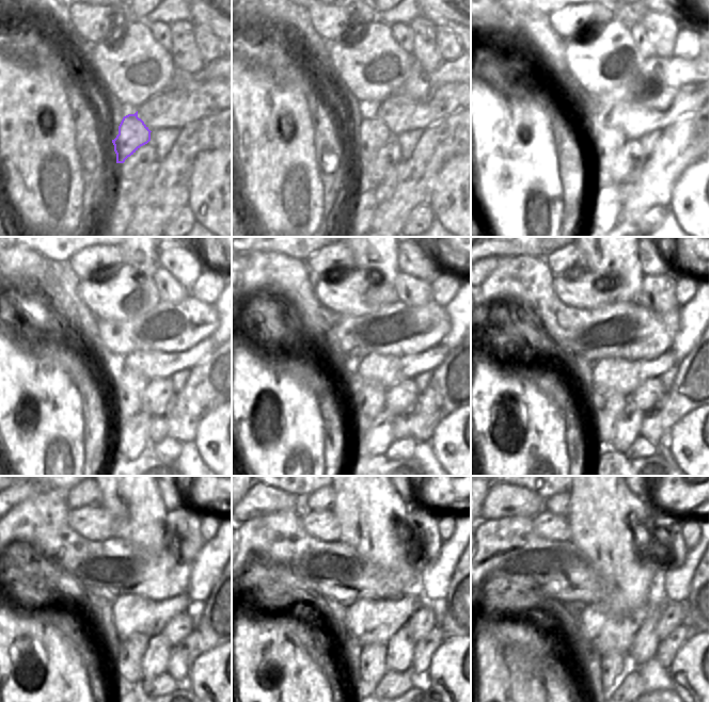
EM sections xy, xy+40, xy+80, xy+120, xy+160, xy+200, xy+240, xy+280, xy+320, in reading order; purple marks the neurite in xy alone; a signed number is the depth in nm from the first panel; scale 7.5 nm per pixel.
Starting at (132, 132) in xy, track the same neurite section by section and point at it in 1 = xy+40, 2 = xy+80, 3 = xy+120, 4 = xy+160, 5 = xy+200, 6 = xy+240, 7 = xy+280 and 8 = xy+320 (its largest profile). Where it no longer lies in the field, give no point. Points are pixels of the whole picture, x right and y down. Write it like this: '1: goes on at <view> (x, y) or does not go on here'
1: goes on at xy+40 (373, 133)
2: goes on at xy+80 (609, 139)
3: goes on at xy+120 (126, 393)
4: goes on at xy+160 (366, 400)
5: goes on at xy+200 (608, 407)
6: goes on at xy+240 (131, 649)
7: goes on at xy+280 (373, 668)
8: goes on at xy+320 (614, 666)

